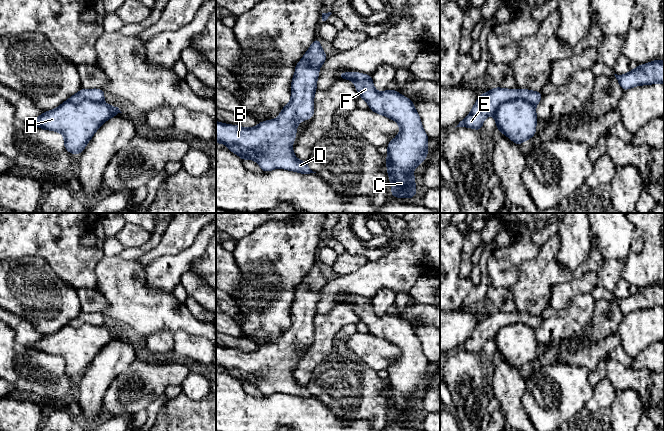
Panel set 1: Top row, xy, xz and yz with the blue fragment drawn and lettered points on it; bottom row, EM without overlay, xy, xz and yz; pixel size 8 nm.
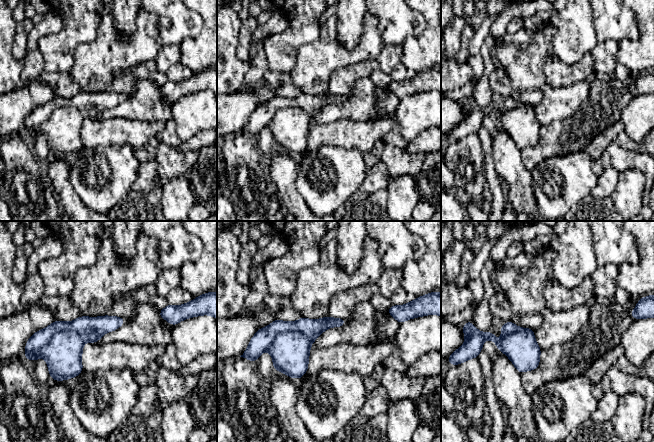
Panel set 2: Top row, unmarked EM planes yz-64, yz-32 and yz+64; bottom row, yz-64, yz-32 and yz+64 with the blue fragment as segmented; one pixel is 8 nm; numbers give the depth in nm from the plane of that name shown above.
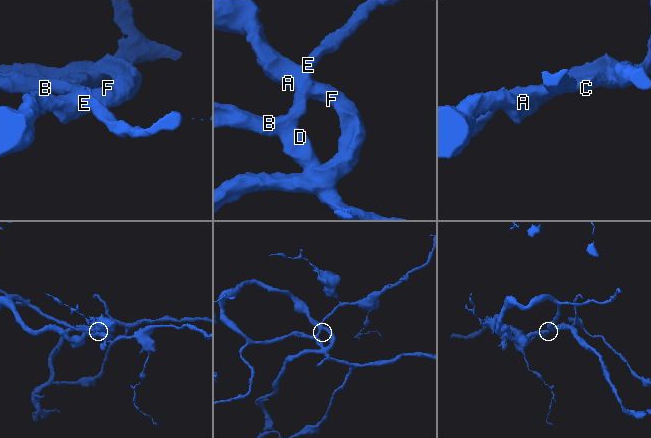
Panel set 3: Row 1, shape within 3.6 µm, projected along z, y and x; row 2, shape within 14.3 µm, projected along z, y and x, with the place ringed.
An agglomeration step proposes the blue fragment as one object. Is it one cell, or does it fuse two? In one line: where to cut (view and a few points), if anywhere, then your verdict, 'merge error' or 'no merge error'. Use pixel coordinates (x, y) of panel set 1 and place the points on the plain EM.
no cut; no merge error

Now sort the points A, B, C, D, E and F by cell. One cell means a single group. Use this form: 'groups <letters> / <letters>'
groups A B C D E F

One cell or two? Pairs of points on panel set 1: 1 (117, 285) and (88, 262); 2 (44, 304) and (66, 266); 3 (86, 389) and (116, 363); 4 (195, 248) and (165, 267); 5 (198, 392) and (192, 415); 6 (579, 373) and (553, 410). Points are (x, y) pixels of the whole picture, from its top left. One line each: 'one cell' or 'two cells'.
1: two cells
2: two cells
3: one cell
4: one cell
5: two cells
6: one cell

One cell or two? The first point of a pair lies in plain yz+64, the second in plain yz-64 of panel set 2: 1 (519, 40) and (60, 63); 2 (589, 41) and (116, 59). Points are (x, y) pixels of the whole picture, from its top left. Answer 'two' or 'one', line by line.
1: one
2: two

